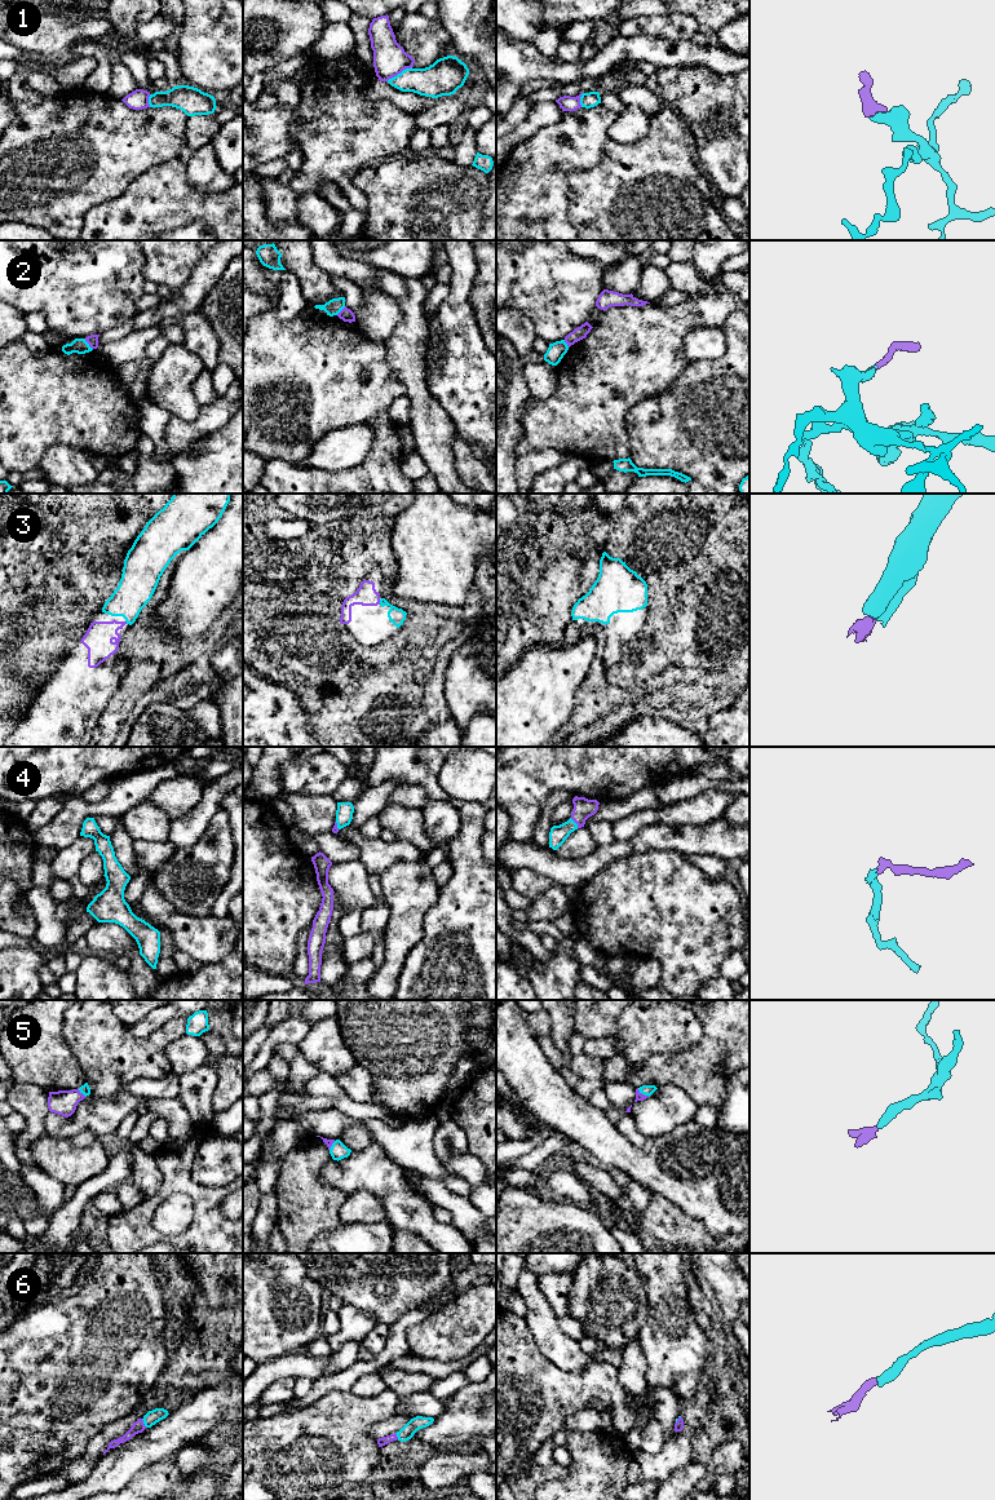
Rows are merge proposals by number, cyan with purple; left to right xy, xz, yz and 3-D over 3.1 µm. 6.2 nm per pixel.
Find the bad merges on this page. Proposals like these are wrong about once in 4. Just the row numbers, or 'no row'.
1

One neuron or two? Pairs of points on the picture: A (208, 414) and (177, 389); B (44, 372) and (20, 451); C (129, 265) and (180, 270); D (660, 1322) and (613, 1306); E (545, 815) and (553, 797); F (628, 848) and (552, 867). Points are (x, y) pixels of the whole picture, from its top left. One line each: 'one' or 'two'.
A: two
B: one
C: two
D: two
E: one
F: one

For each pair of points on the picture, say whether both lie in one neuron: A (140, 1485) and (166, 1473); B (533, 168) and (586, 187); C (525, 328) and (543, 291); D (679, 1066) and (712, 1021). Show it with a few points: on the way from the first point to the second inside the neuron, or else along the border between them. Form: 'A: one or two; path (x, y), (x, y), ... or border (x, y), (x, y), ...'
A: one; path (146, 1485), (159, 1479)
B: two; border (593, 166), (574, 169), (567, 176), (567, 212)
C: two; border (509, 308), (517, 308), (530, 319), (536, 336)
D: one; path (691, 1061), (712, 1040), (712, 1034)

